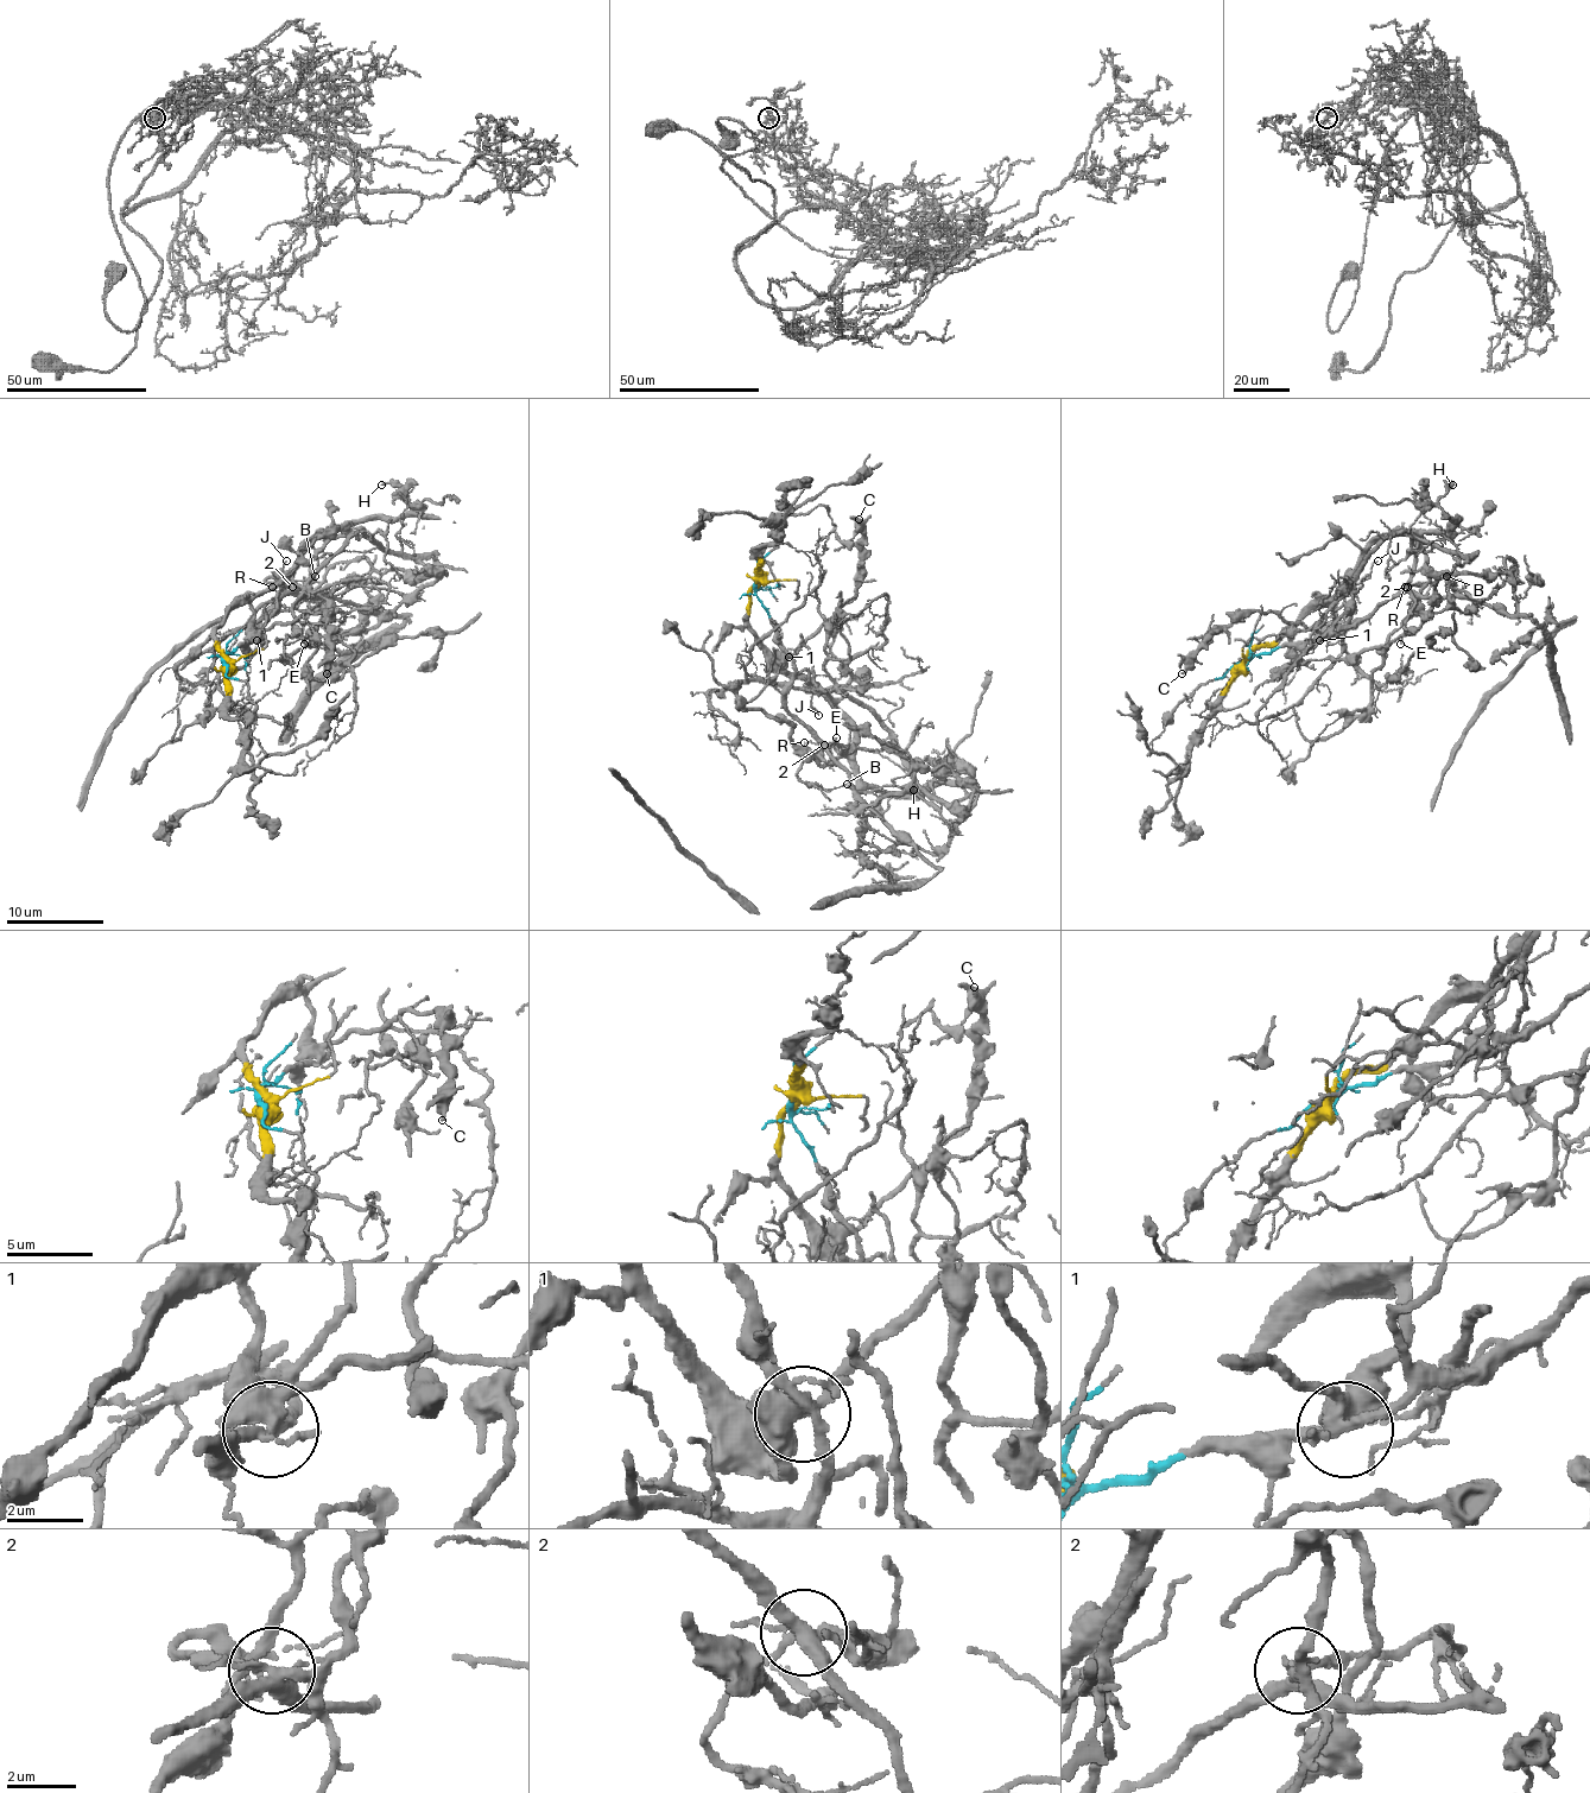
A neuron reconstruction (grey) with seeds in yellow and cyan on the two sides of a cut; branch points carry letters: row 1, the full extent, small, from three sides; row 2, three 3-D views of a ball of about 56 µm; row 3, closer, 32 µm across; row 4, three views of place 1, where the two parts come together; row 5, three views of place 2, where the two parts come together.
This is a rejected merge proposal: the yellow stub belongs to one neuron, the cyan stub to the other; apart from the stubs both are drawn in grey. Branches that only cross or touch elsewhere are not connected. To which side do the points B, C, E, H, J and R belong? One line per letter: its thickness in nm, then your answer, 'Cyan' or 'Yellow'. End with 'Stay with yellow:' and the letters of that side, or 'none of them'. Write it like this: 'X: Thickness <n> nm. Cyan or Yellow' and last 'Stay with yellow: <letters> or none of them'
B: Thickness 110 nm. Yellow
C: Thickness 240 nm. Yellow
E: Thickness 90 nm. Yellow
H: Thickness 190 nm. Yellow
J: Thickness 100 nm. Cyan
R: Thickness 110 nm. Yellow
Stay with yellow: B, C, E, H, R

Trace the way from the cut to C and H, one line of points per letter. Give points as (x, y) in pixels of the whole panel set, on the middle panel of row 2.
C: (758, 580), (749, 594), (747, 631), (784, 672), (789, 657), (854, 596), (861, 533), (859, 519)
H: (758, 580), (747, 628), (854, 733), (854, 771), (866, 784), (926, 793), (942, 775), (912, 791)

